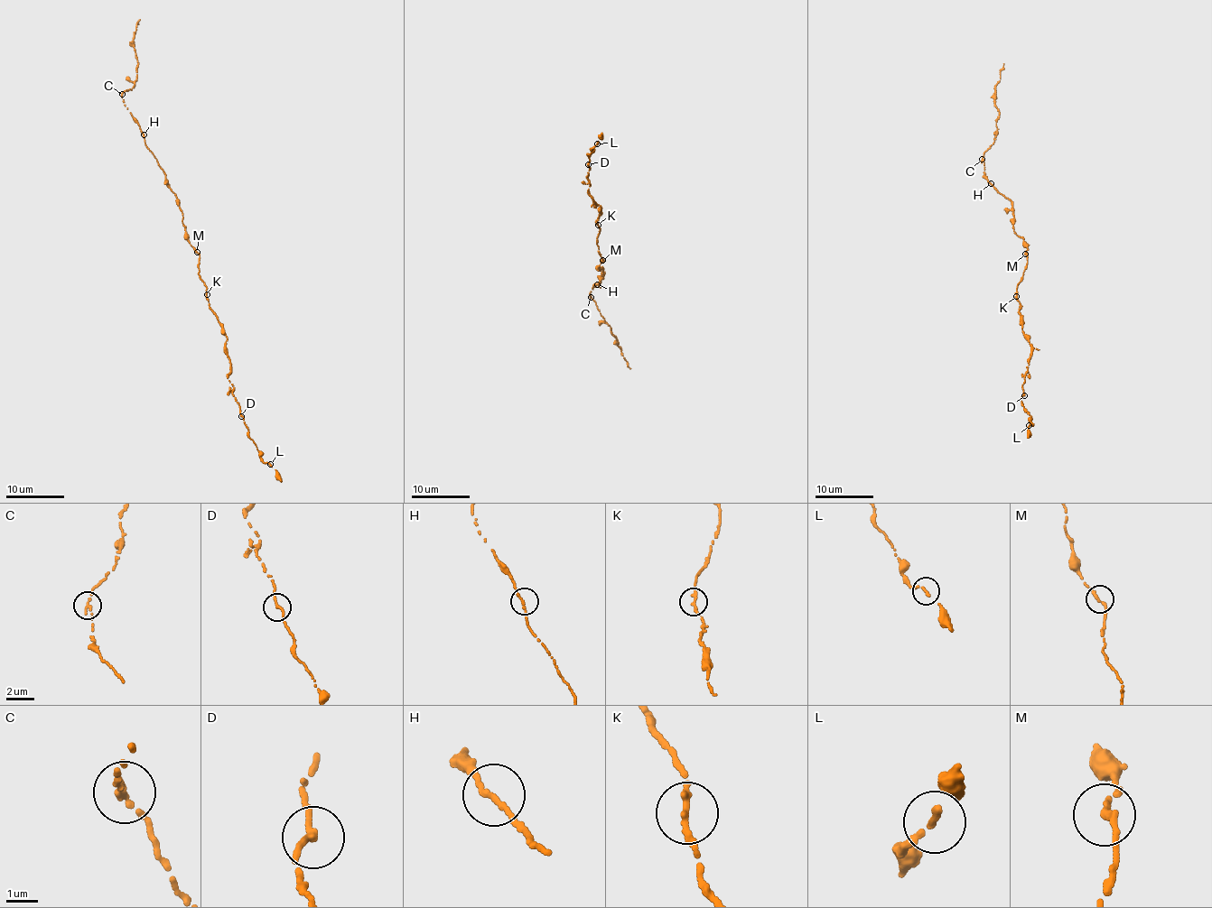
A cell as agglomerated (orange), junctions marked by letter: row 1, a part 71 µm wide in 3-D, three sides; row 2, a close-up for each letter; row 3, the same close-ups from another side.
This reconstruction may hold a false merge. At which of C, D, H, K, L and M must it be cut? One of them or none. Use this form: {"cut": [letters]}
{"cut": ["C"]}

